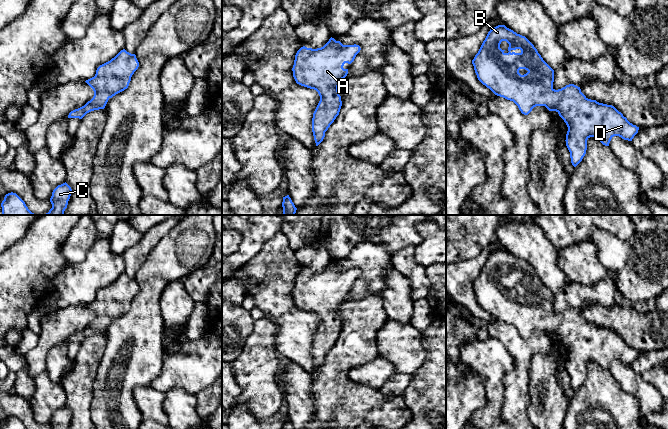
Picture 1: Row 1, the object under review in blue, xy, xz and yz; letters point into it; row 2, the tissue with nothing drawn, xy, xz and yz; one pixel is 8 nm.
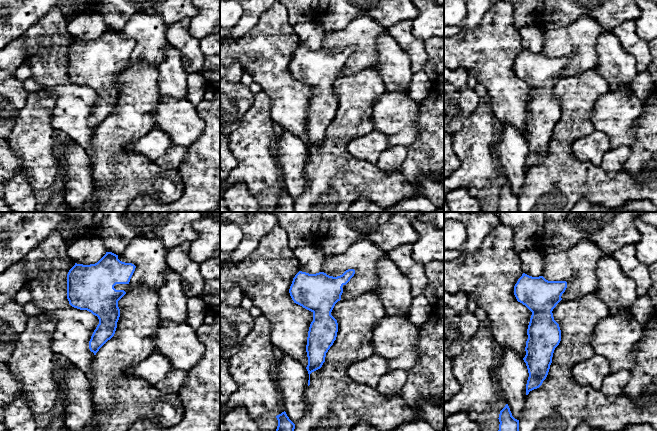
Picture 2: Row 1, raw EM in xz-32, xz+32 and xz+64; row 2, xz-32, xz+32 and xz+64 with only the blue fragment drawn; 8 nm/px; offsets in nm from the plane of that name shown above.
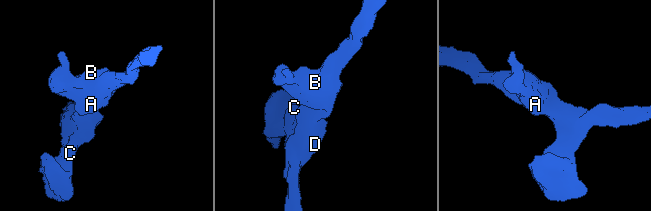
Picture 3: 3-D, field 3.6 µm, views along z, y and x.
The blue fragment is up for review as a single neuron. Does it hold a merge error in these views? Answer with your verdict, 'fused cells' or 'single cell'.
single cell

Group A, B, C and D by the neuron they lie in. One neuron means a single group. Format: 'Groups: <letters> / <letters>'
Groups: A B C D

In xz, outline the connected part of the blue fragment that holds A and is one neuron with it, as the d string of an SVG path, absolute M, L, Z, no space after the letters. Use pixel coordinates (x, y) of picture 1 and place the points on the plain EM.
M331 261L323 271L312 273L303 270L295 279L292 295L296 307L316 314L320 320L312 342L312 356L316 370L323 365L325 356L339 339L342 325L338 310L339 306L348 298L348 293L344 293L343 290L345 287L351 288L360 274L359 269L343 269Z

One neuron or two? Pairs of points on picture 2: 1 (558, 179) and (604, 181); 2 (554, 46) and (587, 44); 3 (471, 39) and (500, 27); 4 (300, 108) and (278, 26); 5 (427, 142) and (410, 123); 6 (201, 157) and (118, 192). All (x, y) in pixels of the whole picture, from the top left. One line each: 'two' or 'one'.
1: one
2: one
3: one
4: one
5: two
6: two

